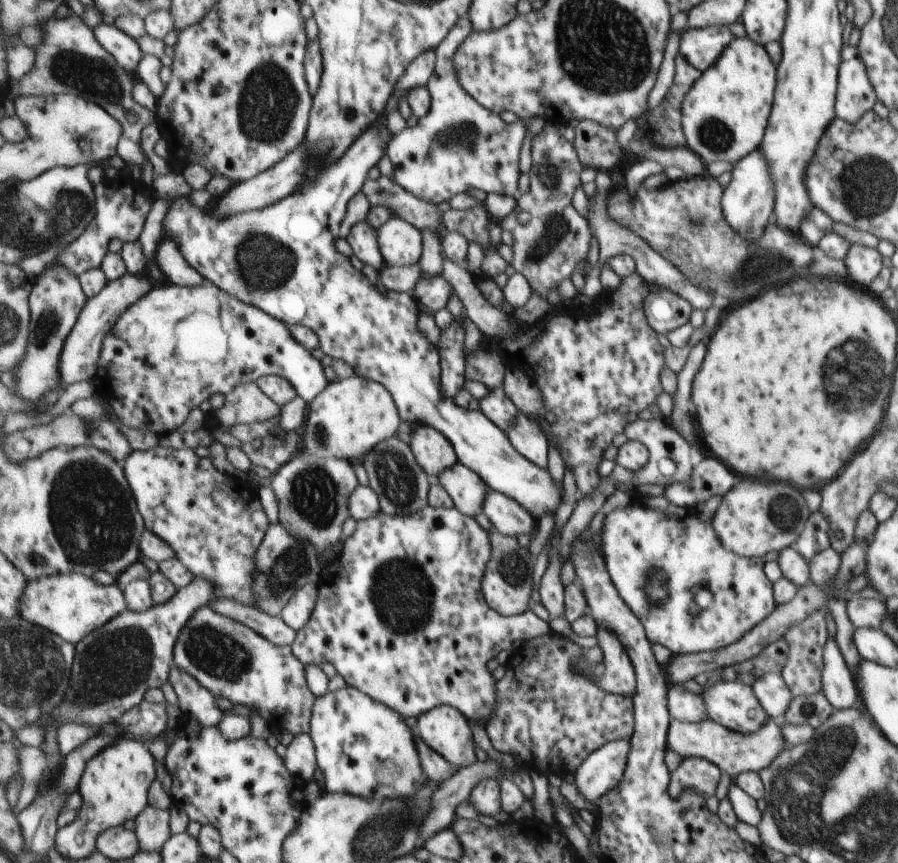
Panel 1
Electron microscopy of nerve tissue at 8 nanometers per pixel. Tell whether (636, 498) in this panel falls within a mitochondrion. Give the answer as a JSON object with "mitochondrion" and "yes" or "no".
{"mitochondrion":"no"}

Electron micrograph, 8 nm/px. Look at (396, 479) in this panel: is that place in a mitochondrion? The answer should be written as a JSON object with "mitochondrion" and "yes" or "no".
{"mitochondrion":"yes"}

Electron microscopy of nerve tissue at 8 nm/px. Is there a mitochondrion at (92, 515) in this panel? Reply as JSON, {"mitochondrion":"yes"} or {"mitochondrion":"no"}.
{"mitochondrion":"yes"}

